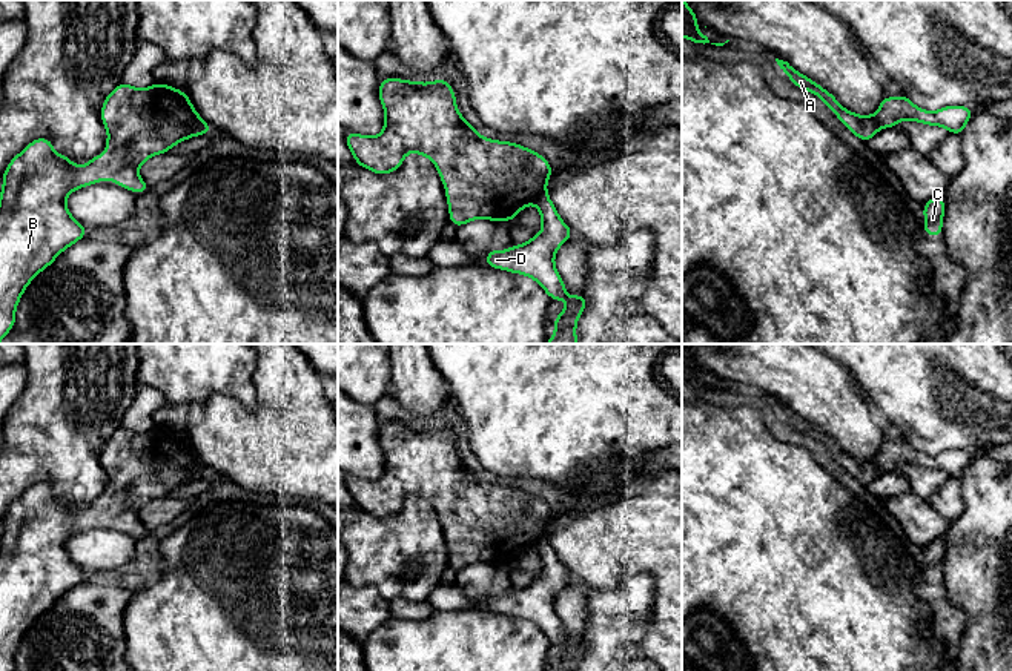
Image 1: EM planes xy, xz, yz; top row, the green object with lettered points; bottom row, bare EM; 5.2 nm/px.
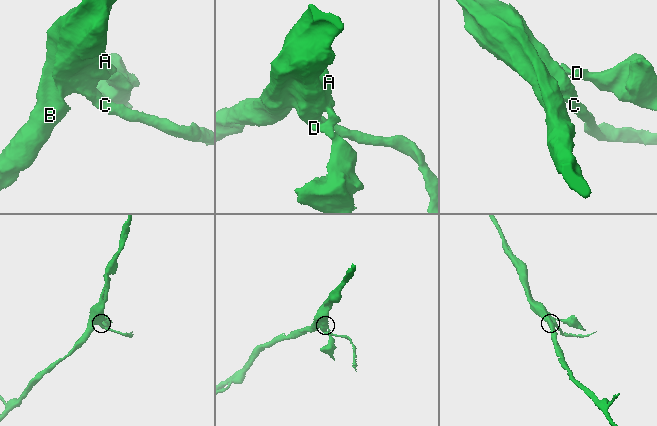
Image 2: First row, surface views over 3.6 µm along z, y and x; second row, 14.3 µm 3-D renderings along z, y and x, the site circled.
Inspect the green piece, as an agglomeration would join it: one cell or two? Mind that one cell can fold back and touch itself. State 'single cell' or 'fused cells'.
fused cells

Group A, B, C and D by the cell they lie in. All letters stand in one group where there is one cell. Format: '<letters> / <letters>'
A B C / D

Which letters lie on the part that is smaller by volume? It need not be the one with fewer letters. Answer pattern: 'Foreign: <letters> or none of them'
Foreign: D

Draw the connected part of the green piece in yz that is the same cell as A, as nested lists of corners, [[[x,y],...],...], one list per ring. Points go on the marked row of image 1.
[[[776,58],[776,61],[785,72],[785,75],[791,78],[799,89],[809,91],[817,95],[837,115],[837,118],[862,141],[868,143],[881,129],[881,124],[877,121],[875,115],[855,115],[854,112],[840,106],[837,98],[831,92],[795,71],[788,61],[779,58]]]

